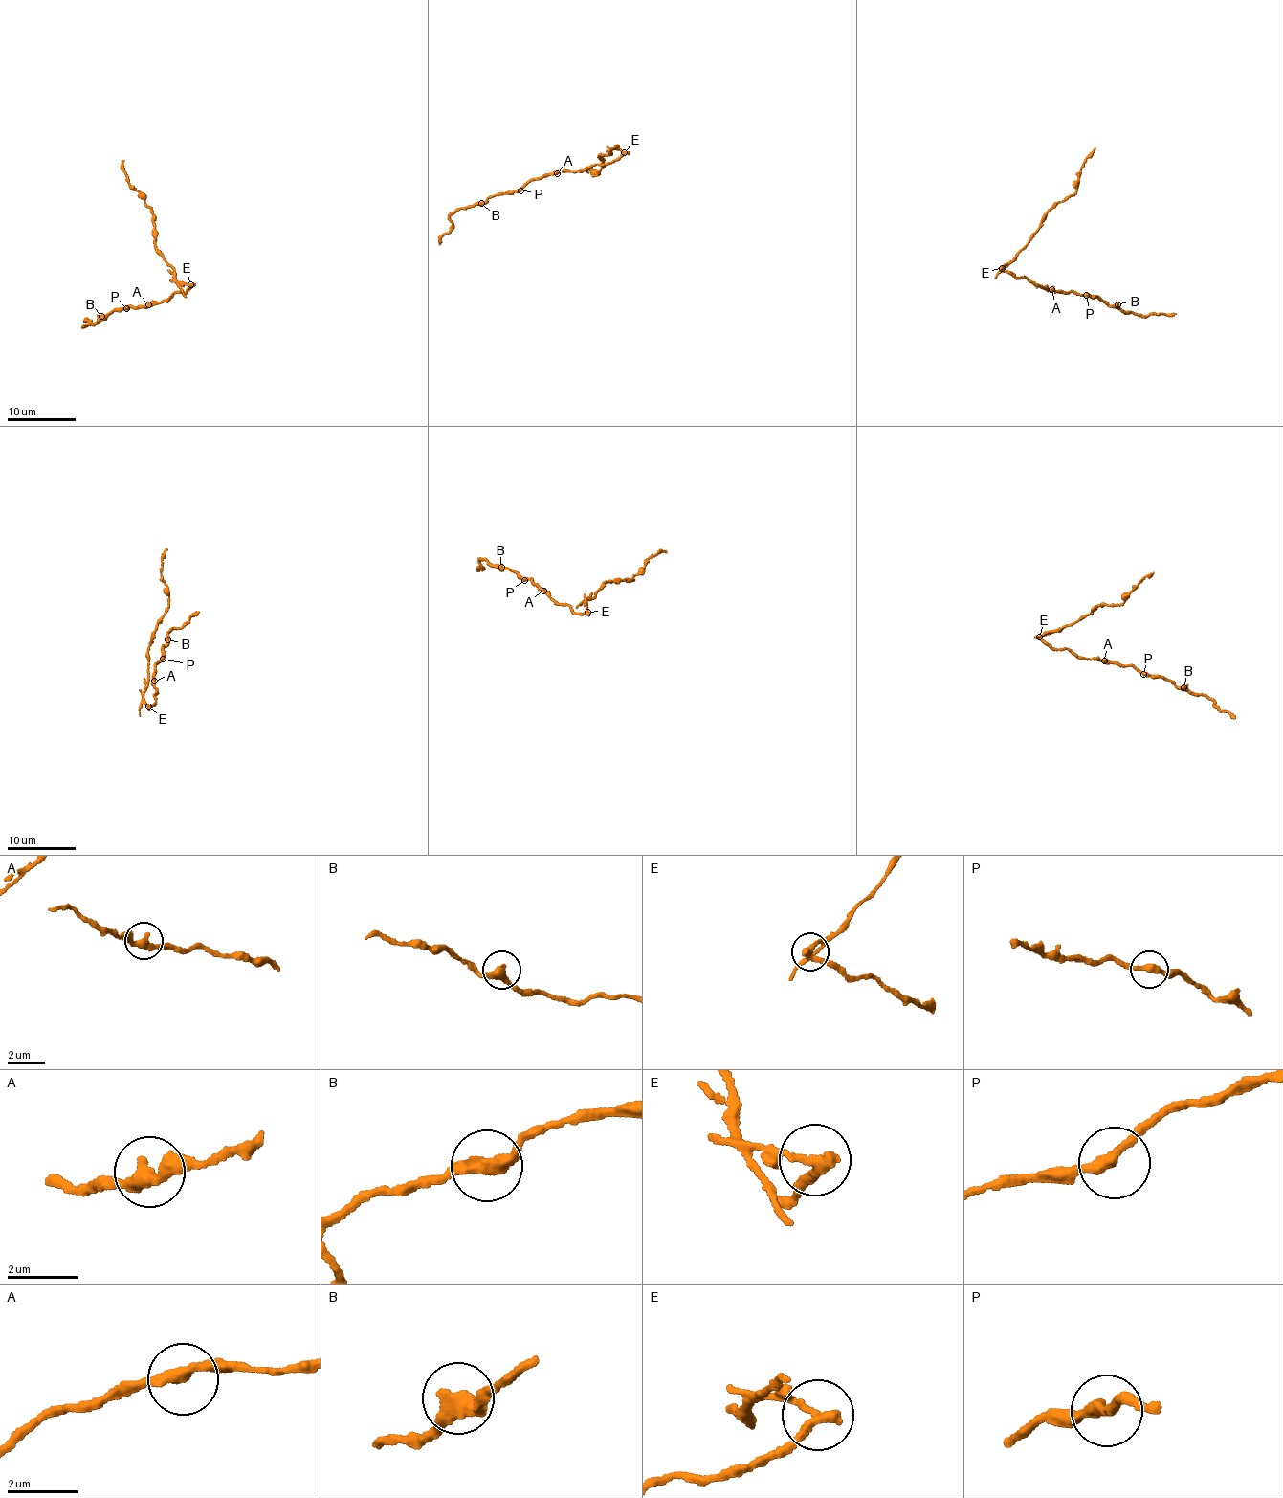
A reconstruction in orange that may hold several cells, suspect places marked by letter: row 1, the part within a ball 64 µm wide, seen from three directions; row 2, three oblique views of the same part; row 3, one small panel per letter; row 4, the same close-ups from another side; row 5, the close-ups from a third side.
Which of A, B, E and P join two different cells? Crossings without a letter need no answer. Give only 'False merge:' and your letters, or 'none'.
False merge: E

